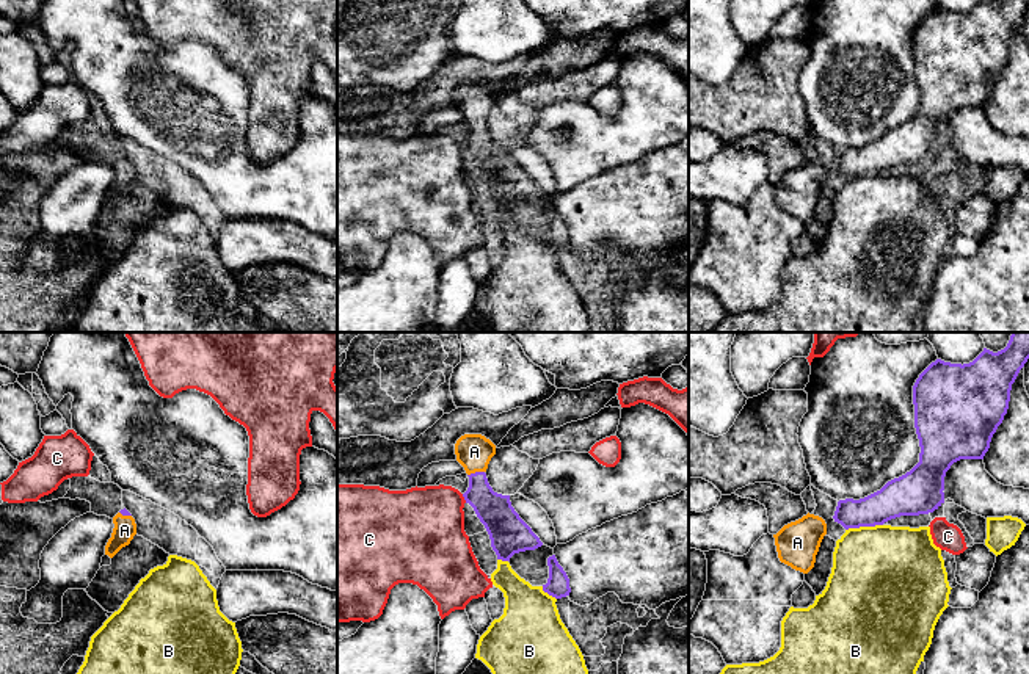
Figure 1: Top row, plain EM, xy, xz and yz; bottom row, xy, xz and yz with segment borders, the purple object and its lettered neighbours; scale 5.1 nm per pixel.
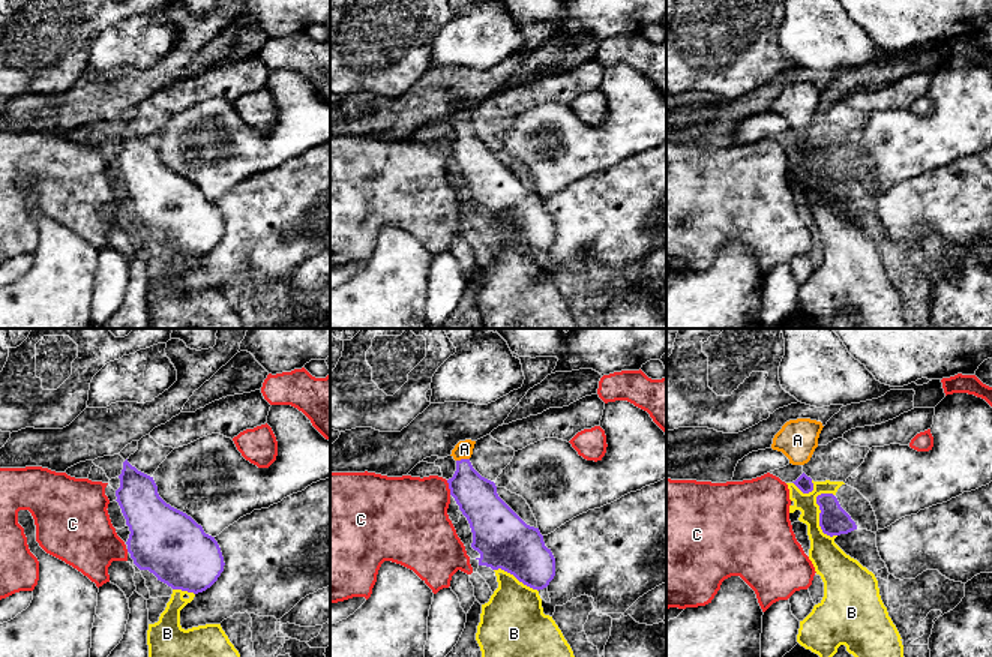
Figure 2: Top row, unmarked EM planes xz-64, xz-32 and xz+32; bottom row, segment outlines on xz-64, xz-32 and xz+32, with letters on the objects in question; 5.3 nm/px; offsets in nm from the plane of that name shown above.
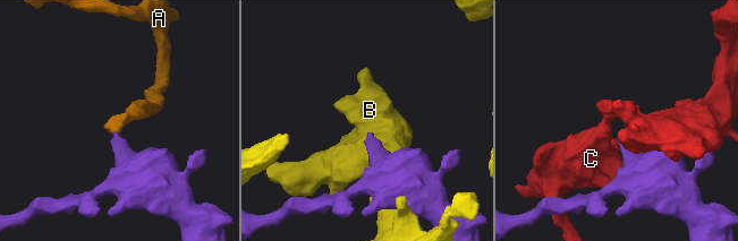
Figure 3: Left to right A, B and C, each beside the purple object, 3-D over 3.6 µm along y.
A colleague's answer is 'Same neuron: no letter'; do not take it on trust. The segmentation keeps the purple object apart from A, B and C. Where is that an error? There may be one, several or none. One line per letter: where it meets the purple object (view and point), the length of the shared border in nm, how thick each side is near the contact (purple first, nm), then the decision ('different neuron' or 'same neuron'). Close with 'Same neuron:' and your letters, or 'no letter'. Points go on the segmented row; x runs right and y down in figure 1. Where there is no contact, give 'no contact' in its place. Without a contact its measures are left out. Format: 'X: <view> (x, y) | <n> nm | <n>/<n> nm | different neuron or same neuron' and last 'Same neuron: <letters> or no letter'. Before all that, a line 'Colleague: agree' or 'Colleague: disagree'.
Colleague: disagree
A: xz (476, 472) | 90 nm | 180/190 nm | same neuron
B: yz (863, 525) | 190 nm | 190/460 nm | different neuron
C: xz (465, 499) | 50 nm | 190/400 nm | different neuron
Same neuron: A

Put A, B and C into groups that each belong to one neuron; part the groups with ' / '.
A / B / C

